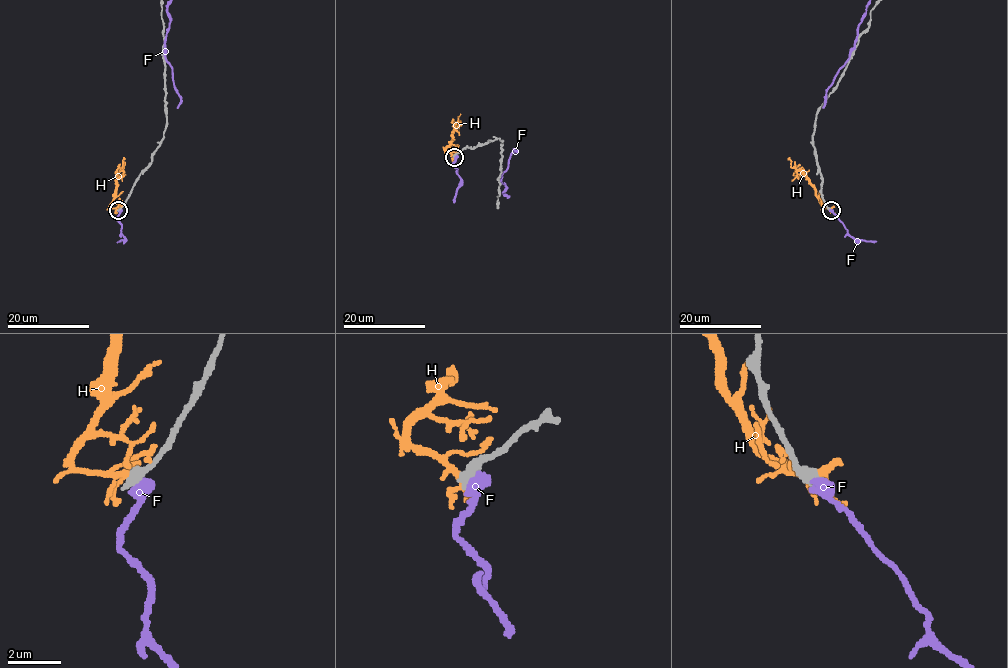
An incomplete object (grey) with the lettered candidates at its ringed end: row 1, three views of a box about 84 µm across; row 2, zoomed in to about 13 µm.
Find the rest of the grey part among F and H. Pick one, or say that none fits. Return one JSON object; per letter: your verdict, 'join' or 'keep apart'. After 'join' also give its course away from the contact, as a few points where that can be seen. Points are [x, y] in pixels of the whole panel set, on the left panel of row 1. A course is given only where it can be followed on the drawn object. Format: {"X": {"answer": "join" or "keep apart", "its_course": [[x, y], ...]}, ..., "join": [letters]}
{"F": {"answer": "keep apart"}, "H": {"answer": "keep apart"}, "join": []}

